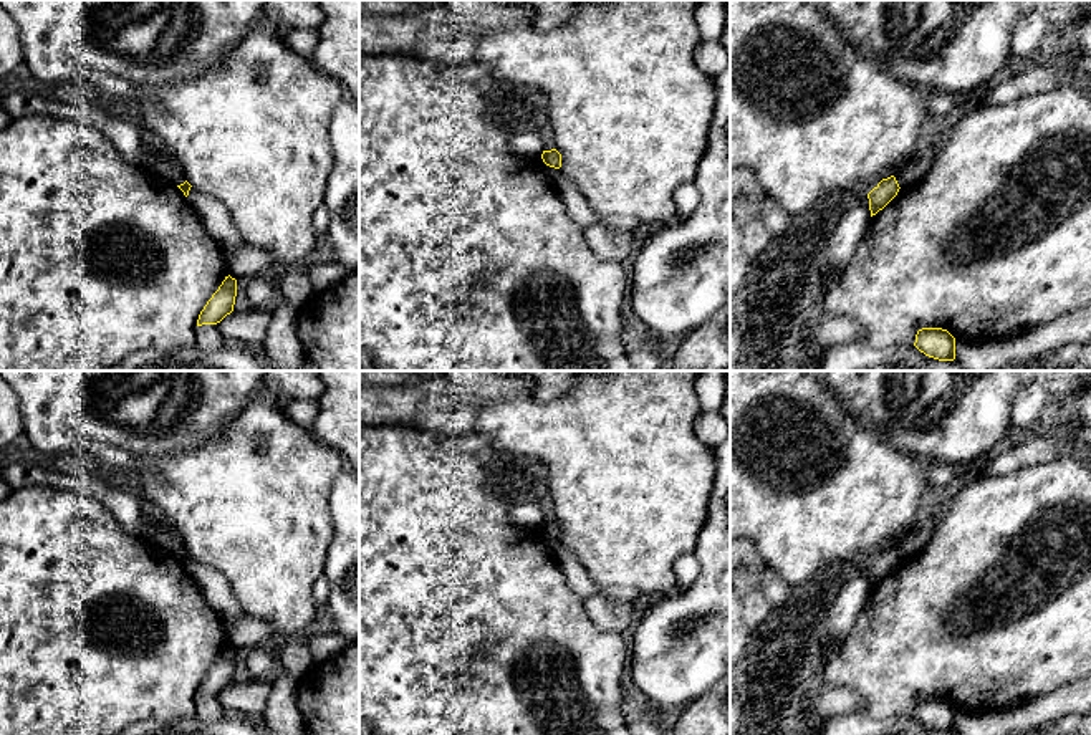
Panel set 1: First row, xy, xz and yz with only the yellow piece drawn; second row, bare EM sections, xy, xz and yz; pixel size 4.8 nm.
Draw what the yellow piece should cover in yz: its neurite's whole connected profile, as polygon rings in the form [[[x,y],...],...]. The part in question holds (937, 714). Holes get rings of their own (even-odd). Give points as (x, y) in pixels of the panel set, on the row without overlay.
[[[942,699],[919,700],[914,717],[925,727],[939,732],[955,730],[955,709]]]

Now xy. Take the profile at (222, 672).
[[[228,646],[200,682],[197,697],[220,694],[227,685],[233,682],[235,667],[237,651]]]

